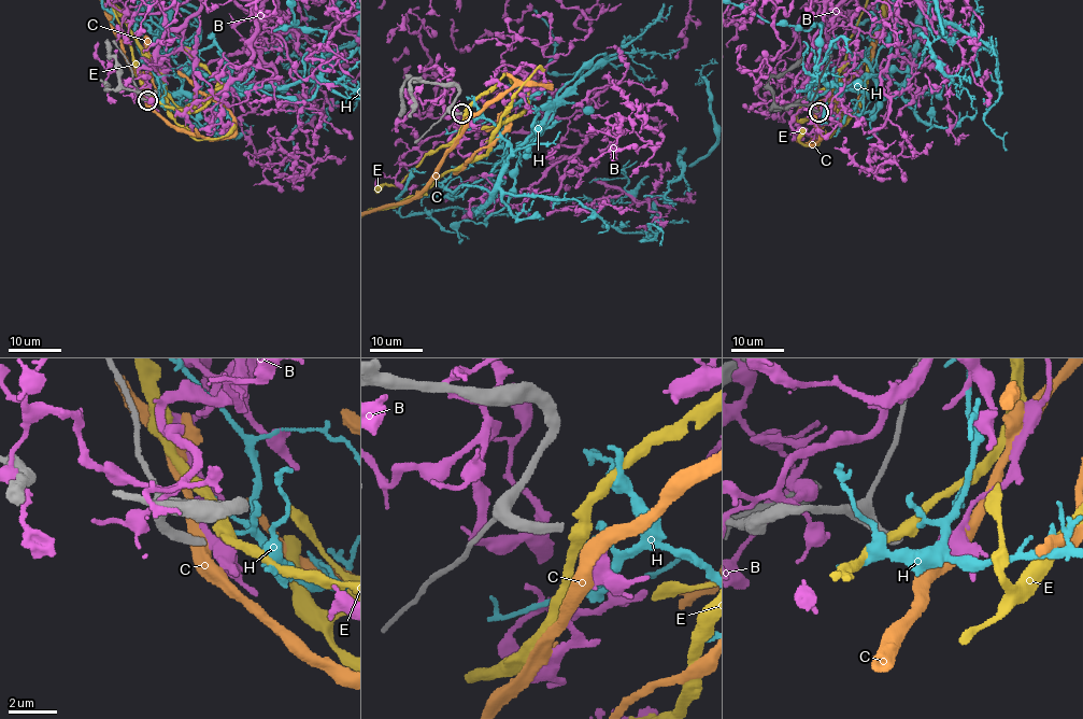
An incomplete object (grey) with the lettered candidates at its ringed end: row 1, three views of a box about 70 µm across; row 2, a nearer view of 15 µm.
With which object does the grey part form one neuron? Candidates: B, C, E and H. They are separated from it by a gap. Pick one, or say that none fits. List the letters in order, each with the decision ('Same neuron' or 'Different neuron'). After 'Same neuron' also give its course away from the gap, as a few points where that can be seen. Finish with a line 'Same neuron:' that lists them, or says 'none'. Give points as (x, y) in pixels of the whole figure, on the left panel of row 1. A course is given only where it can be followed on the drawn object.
B: Different neuron
C: Different neuron
E: Different neuron
H: Different neuron
Same neuron: none

